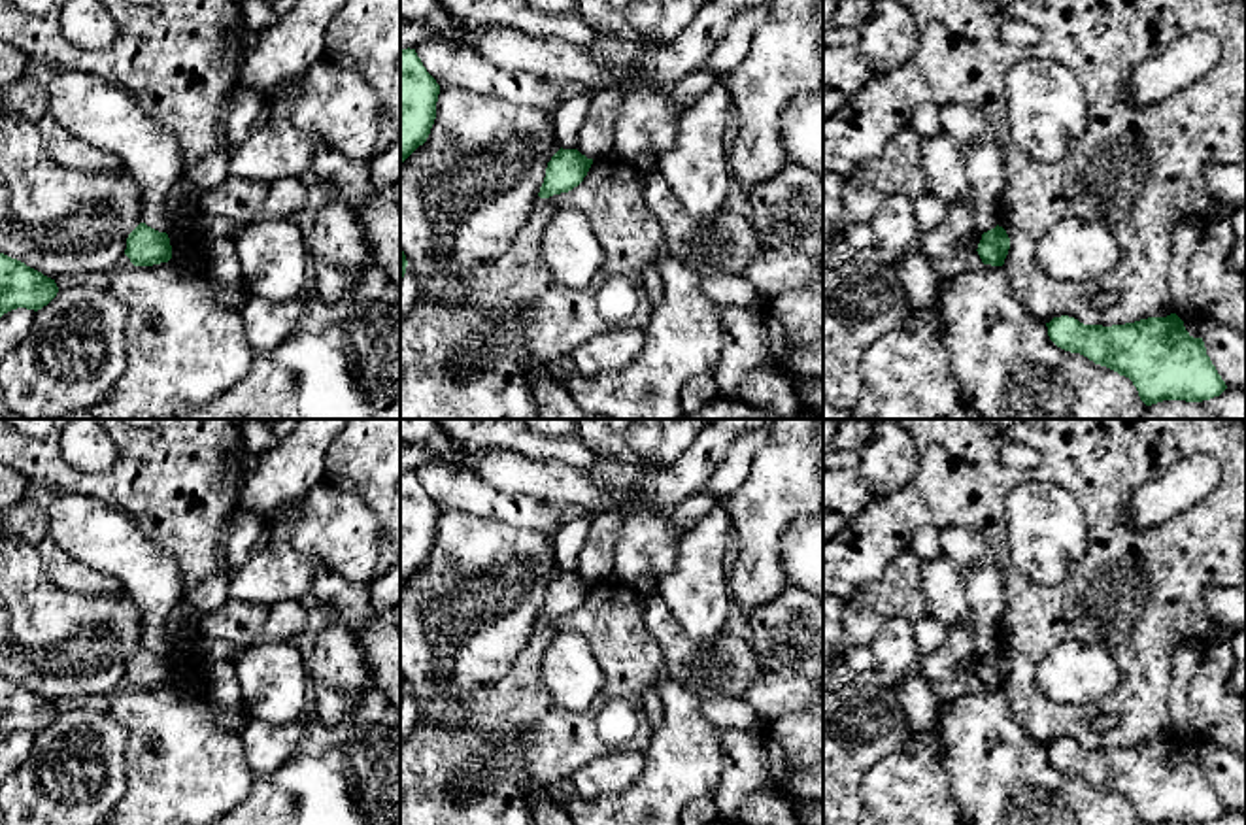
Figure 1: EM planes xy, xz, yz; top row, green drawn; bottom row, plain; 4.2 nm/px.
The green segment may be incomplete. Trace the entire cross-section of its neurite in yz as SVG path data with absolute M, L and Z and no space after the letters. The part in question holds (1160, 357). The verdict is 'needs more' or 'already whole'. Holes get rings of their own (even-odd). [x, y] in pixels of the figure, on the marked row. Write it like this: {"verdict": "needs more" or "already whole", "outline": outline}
{"verdict": "already whole", "outline": "M1176 313L1112 327L1061 315L1046 327L1057 347L1129 378L1146 406L1163 400L1203 402L1227 389L1203 338L1193 338Z"}

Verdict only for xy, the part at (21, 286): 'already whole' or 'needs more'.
already whole

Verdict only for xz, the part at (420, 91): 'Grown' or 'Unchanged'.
Unchanged

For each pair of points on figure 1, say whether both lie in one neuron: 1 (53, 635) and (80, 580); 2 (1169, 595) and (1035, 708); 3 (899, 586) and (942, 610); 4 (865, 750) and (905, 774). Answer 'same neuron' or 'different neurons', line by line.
1: different neurons
2: same neuron
3: different neurons
4: different neurons

